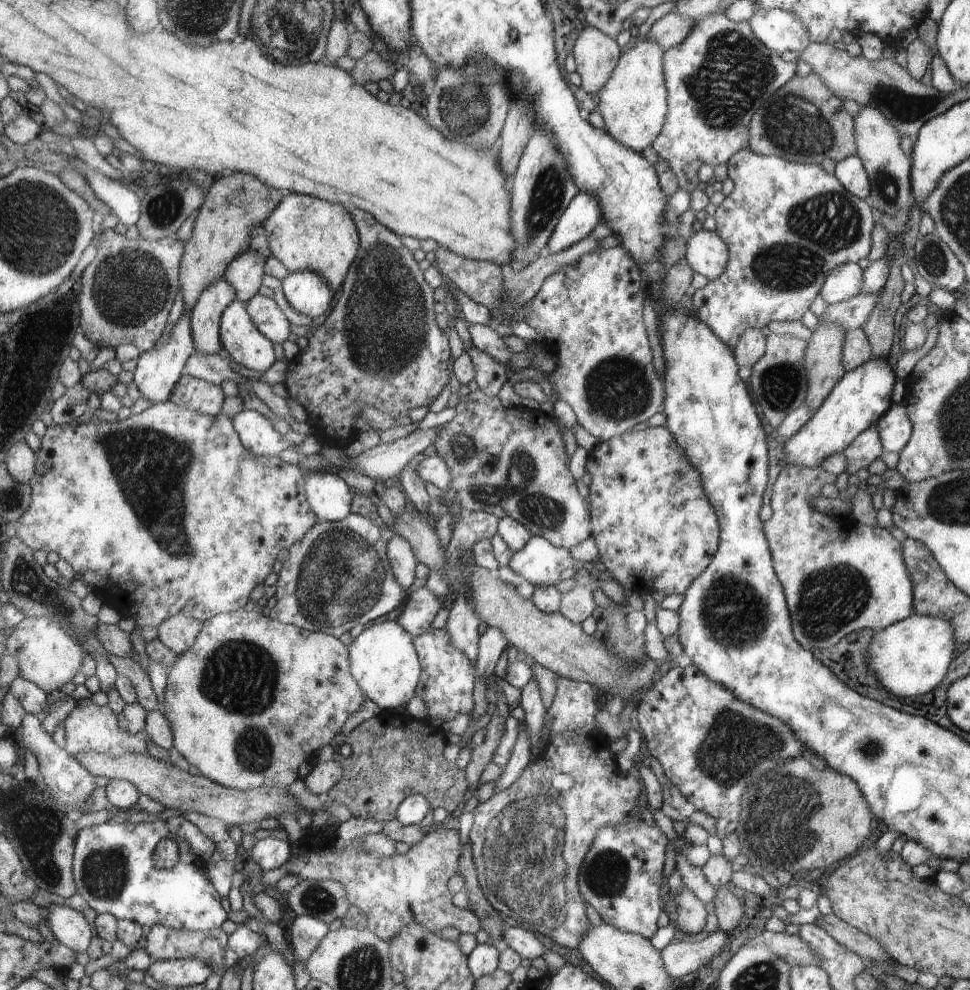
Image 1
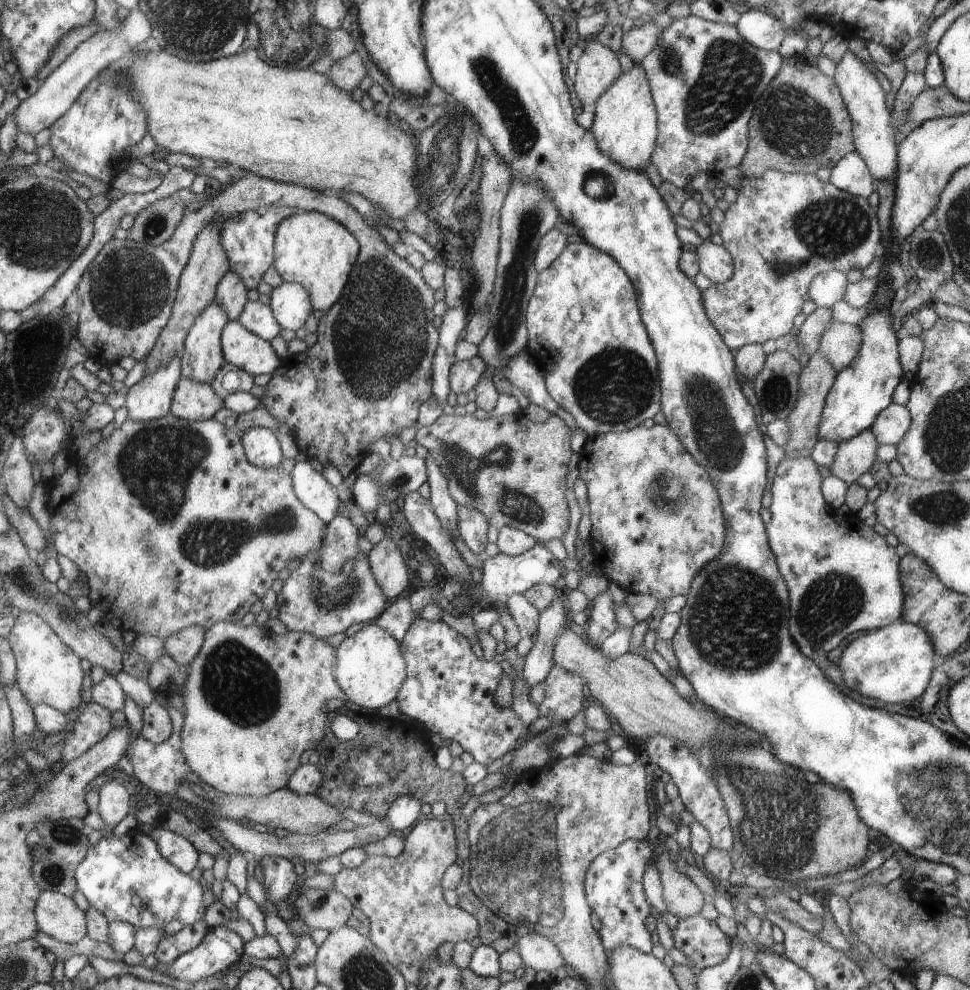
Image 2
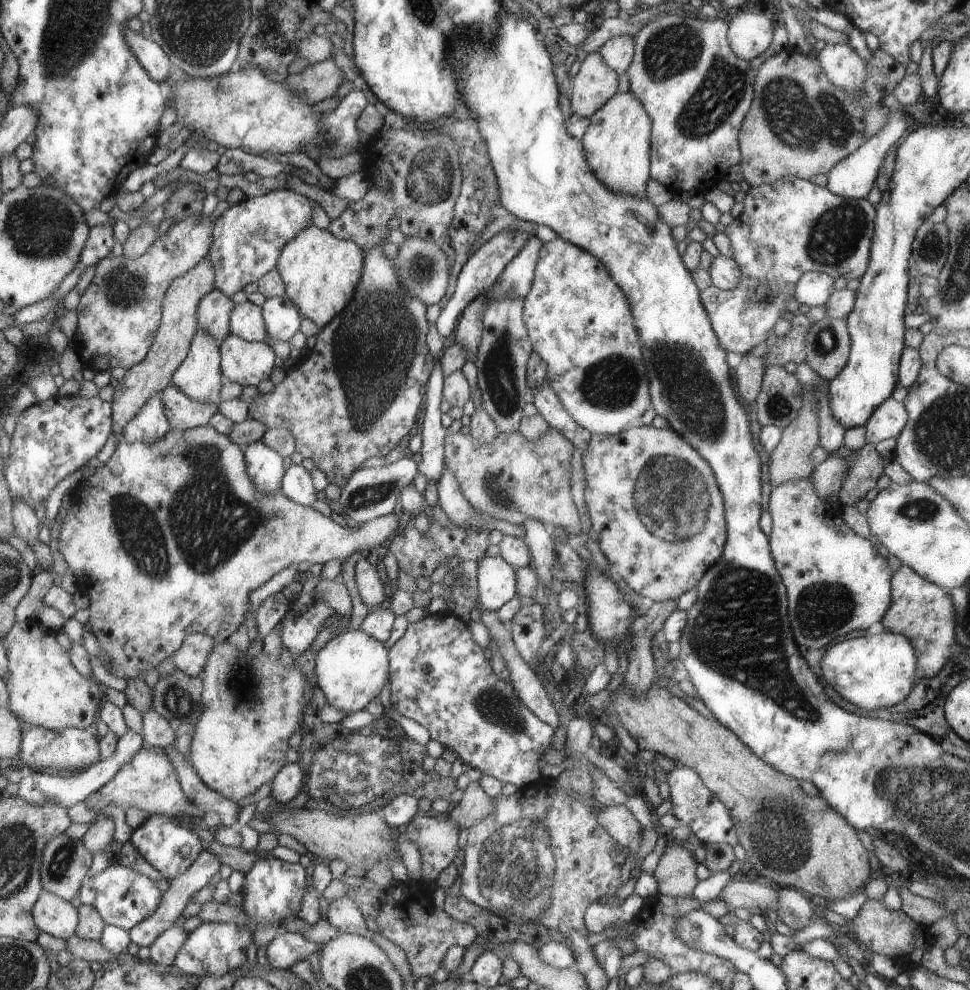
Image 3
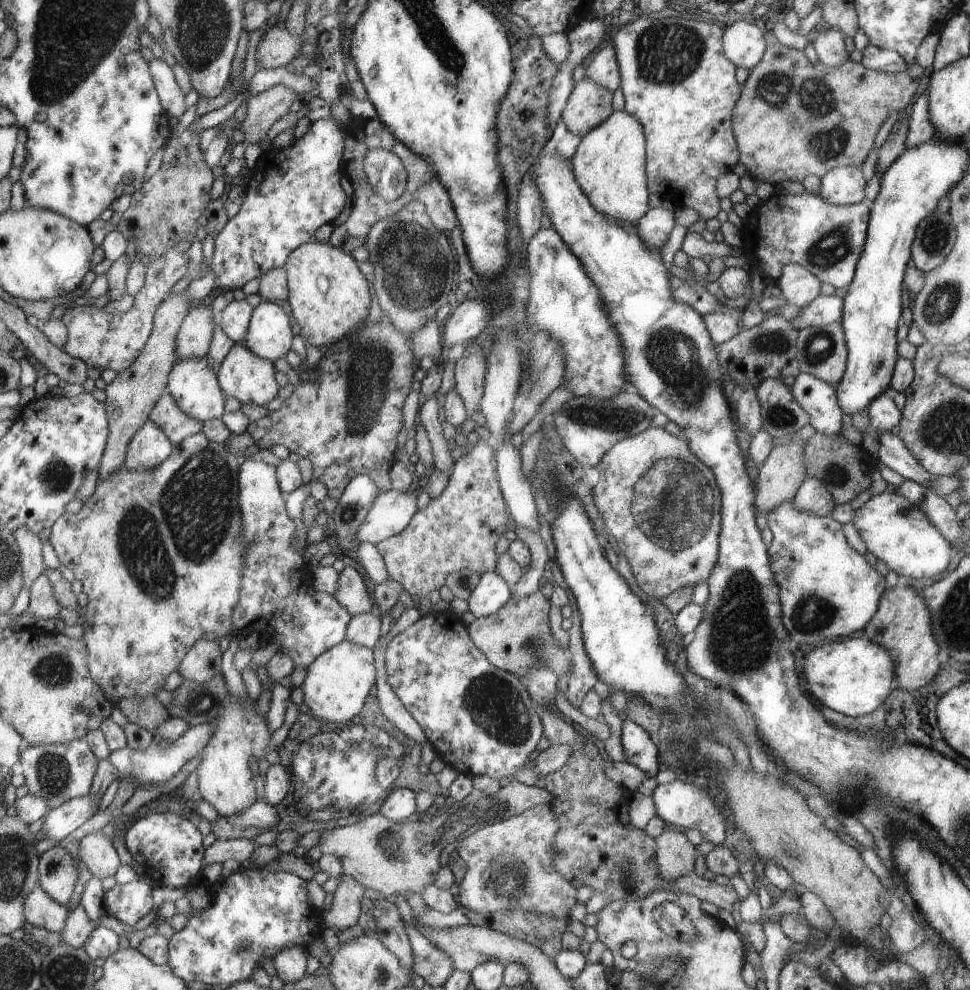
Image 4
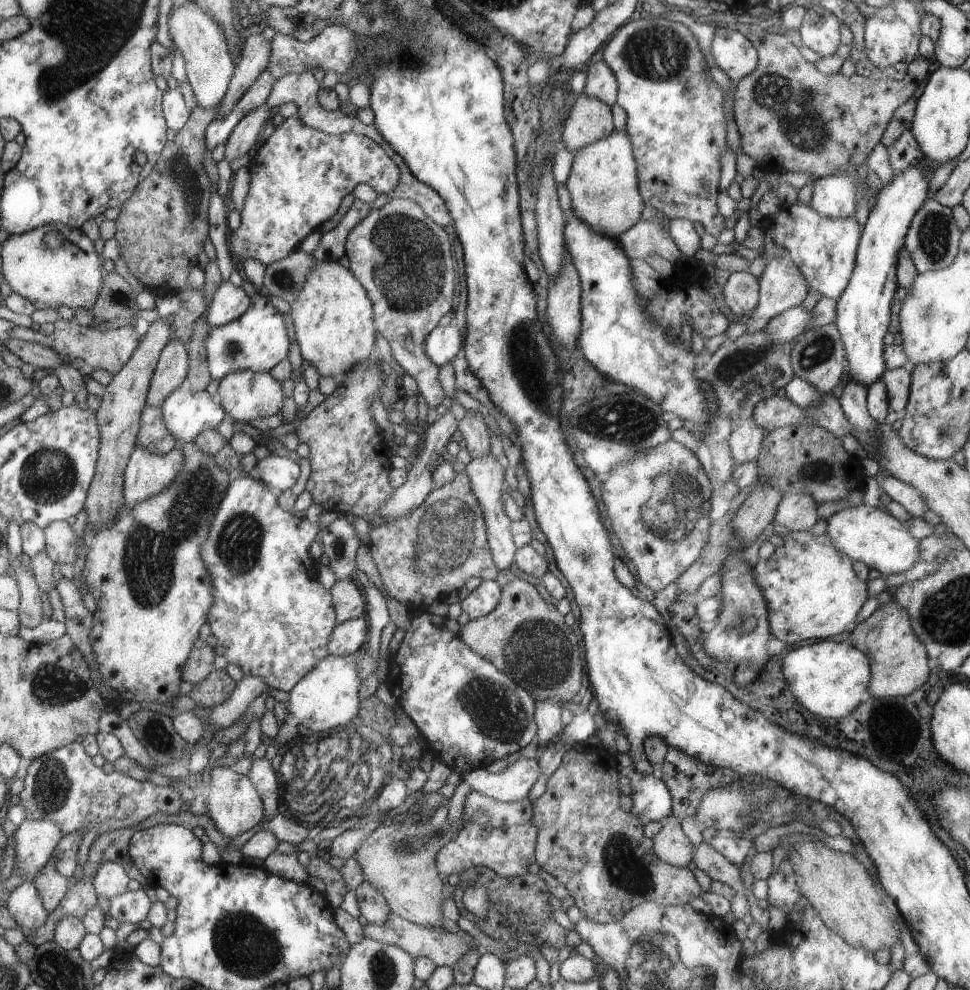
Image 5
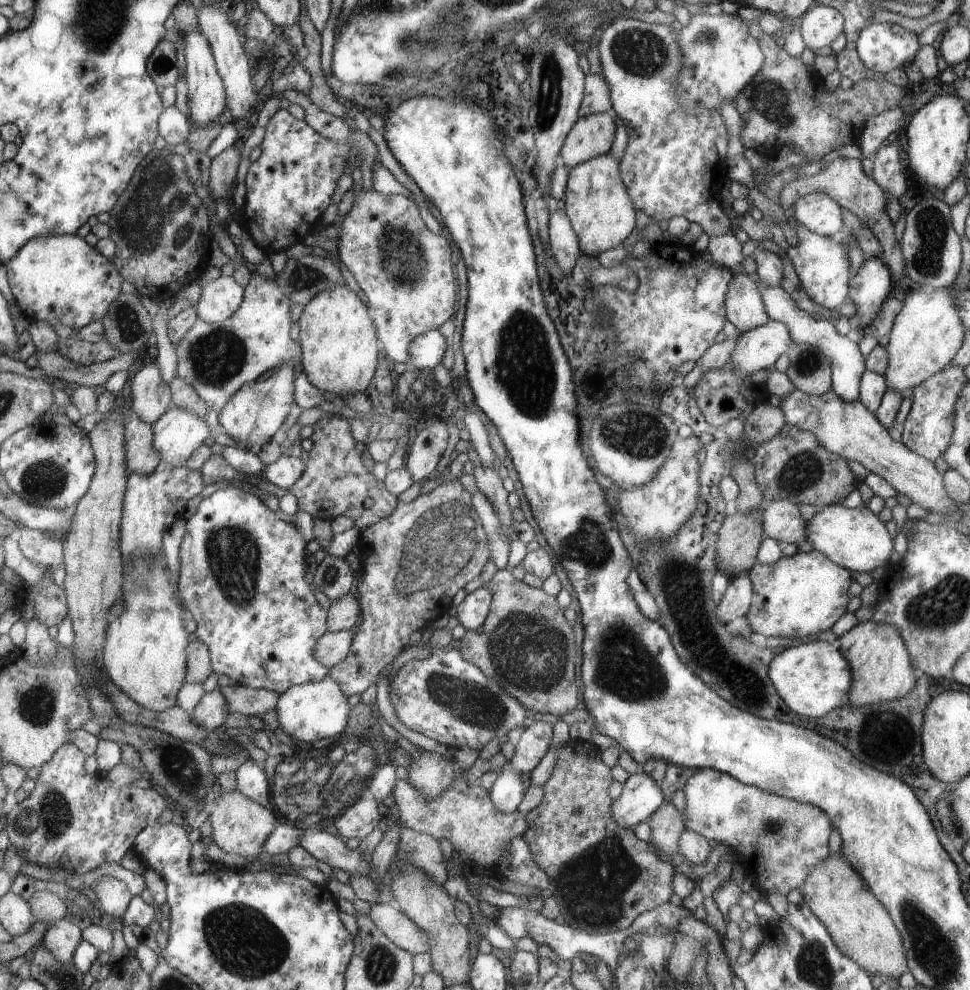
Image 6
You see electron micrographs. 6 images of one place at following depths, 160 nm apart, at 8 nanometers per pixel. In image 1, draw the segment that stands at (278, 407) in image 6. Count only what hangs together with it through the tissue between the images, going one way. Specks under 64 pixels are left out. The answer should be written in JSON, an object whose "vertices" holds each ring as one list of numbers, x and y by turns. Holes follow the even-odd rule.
{"vertices":[[234,299,222,313,220,324,221,346,225,349,234,363,246,368,266,372,278,366,278,342,274,342,261,333,254,324,246,303]]}

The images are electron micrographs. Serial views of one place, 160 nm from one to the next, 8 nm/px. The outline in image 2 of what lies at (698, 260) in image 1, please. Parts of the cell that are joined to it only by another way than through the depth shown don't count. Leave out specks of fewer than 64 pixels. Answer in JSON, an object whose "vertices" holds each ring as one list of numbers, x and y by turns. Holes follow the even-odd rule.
{"vertices":[[708,240,696,251,699,258,699,270,715,283,722,284,733,275,732,255,723,247]]}

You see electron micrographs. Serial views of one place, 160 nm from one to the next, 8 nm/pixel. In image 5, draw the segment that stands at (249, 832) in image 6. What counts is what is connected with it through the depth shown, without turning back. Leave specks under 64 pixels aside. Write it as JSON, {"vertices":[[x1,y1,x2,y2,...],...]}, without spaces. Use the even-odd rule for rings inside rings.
{"vertices":[[217,767,211,770,211,782,207,789,204,789,206,797,207,814,211,823,225,837,236,838,258,824,262,824,265,816,264,800,253,782,246,775,238,774,230,767]]}

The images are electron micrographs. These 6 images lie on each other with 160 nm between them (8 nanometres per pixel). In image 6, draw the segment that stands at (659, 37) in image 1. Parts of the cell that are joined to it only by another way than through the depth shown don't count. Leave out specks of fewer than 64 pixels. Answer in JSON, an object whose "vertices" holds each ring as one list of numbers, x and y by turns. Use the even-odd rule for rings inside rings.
{"vertices":[[602,74,585,75,585,95,579,108,579,116,608,113,613,110,610,86]]}

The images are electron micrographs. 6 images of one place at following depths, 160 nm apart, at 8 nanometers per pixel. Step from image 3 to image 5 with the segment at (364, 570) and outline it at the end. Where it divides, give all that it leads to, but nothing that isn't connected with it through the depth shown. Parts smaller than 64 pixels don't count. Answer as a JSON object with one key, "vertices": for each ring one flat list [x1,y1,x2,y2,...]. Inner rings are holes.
{"vertices":[[351,579,336,581,330,589,336,604,337,624,357,619,365,614,365,598]]}

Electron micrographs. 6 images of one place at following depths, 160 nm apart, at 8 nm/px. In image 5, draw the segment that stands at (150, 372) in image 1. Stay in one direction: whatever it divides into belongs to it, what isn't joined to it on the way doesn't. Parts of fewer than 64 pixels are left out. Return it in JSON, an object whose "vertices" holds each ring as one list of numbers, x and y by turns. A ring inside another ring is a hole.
{"vertices":[[136,446,125,468,124,505,135,507,164,492,181,471,184,458,178,446,163,455]]}

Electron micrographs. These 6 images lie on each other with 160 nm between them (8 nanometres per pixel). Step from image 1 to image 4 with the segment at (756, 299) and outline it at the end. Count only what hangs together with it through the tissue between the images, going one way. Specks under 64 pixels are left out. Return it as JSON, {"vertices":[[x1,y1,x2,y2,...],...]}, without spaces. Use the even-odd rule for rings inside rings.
{"vertices":[[807,191,798,195,774,194,762,201,760,206,752,209,750,217,744,220,742,233,742,254,750,262,752,269,761,268,768,274,768,284,776,282,782,267,788,263,805,266,818,280,824,284,832,284,834,288,844,288,849,285,855,275,867,235,870,209,862,203,848,206,836,206],[718,298,717,300,722,305,721,311,704,317,705,325,715,345,732,339,733,336,744,330,739,322,742,312,740,313,737,309,728,308]]}

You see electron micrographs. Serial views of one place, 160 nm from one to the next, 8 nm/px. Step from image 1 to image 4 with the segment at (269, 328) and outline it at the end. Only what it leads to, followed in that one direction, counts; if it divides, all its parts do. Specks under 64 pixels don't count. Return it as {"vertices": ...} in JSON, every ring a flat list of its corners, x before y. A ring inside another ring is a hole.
{"vertices":[[246,299,231,301,219,314,219,324,222,332,233,340,239,342,247,336,251,324,250,316,253,316,252,306]]}

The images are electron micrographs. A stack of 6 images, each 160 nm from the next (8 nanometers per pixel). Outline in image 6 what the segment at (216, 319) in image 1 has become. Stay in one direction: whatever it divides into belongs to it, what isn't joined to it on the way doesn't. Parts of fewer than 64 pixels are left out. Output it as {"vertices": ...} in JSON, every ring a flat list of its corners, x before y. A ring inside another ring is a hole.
{"vertices":[[172,406,153,424,153,445,161,454,160,465,185,465,211,433,201,416]]}

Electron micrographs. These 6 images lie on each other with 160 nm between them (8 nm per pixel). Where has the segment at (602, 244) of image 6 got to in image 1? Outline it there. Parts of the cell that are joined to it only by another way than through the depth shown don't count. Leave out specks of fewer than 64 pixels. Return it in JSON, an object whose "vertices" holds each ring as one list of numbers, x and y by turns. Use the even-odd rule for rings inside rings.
{"vertices":[[645,38,621,54,620,64,613,70,604,88,597,92,599,102,596,110,604,119,603,129,619,143,640,154,660,134,668,110,668,93,663,75,664,53,665,50,658,43]]}

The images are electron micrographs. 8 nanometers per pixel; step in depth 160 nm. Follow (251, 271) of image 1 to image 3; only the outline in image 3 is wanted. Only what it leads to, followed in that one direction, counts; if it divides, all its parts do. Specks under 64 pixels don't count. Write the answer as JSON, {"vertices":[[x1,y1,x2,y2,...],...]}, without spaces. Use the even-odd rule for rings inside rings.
{"vertices":[[212,289,200,302,197,314,197,332,210,331,222,342,229,334,230,313,235,307,229,296]]}

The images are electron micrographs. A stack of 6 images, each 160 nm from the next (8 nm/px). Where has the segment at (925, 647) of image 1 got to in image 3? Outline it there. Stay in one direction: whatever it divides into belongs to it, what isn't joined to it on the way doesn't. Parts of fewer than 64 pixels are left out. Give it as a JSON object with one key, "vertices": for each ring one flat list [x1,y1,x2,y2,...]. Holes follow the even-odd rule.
{"vertices":[[882,624,870,626,866,636,843,640,828,647,821,661,822,676,828,686,846,702,863,710,879,710,894,706,910,694,910,689,921,679,917,670,917,655,913,644,903,634,883,629]]}

